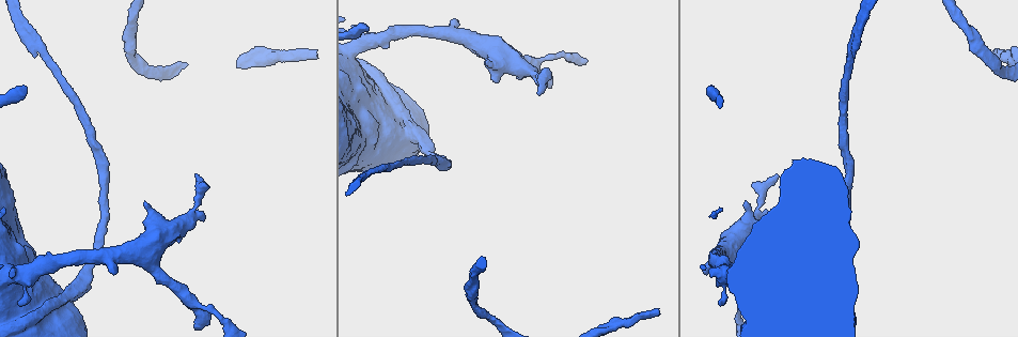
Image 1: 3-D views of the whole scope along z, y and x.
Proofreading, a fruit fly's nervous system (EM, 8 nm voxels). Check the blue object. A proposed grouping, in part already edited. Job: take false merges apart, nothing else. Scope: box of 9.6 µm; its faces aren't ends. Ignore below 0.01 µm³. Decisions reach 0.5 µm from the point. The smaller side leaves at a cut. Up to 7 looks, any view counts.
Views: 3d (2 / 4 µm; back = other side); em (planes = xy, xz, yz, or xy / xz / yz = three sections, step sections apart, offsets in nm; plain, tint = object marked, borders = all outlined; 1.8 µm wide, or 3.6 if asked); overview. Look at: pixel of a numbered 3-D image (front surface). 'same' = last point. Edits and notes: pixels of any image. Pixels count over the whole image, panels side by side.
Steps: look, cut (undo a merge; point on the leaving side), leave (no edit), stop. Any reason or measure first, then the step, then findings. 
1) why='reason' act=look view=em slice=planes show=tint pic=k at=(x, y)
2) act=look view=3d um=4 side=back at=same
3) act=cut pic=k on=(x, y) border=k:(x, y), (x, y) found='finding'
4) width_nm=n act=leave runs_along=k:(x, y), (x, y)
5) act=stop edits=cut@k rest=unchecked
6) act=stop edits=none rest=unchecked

why='arms part here' act=look view=3d um=2 pic=1 at=(27, 273)

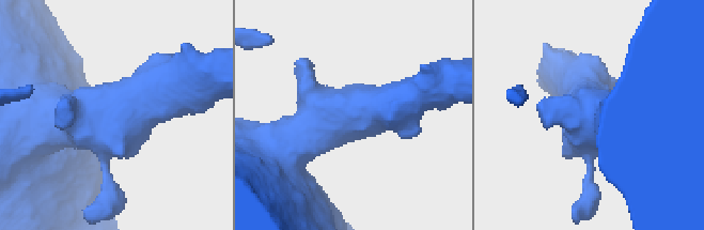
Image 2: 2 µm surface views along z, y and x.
act=look view=em slice=planes show=plain pic=2 at=(349, 111)

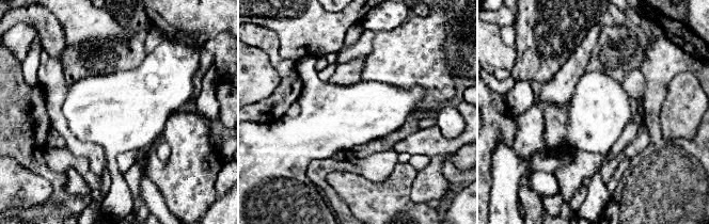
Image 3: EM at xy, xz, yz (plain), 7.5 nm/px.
act=look view=em slice=planes show=tint at=same

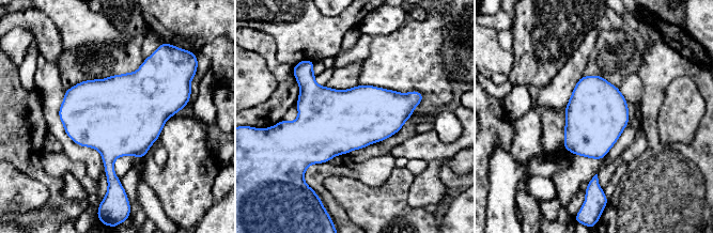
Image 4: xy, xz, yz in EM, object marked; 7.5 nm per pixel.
act=leave found='continuous, no second neuron'

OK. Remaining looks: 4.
why='closes a loop' act=look view=em um=3.6 slice=planes show=tint pic=1 at=(397, 132)

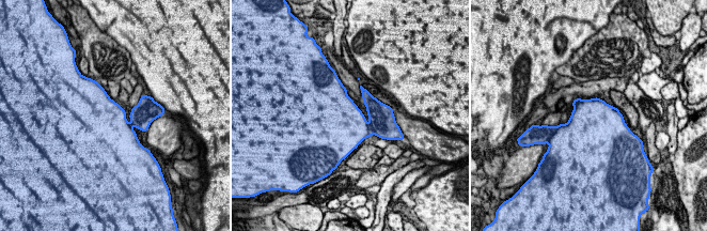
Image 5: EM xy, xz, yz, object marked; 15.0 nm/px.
act=cut pic=5 on=(540, 135) border=5:(554, 127), (555, 131) found='two neurons meet here'

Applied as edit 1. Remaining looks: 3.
why='calibre changes' act=look view=em um=3.6 slice=planes show=tint pic=1 at=(757, 216)

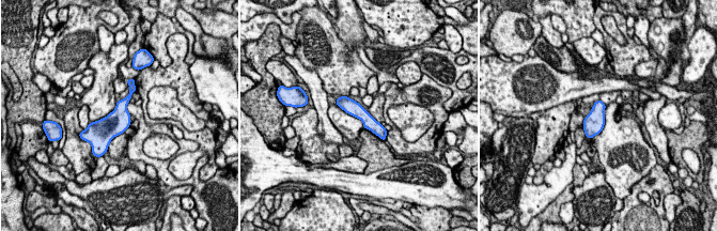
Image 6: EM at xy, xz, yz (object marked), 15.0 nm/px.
width_nm=220 act=leave runs_along=6:(339, 101), (359, 111), (383, 133) found='all the same neuron'

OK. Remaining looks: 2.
act=stop edits=cut@5 rest=unchecked

